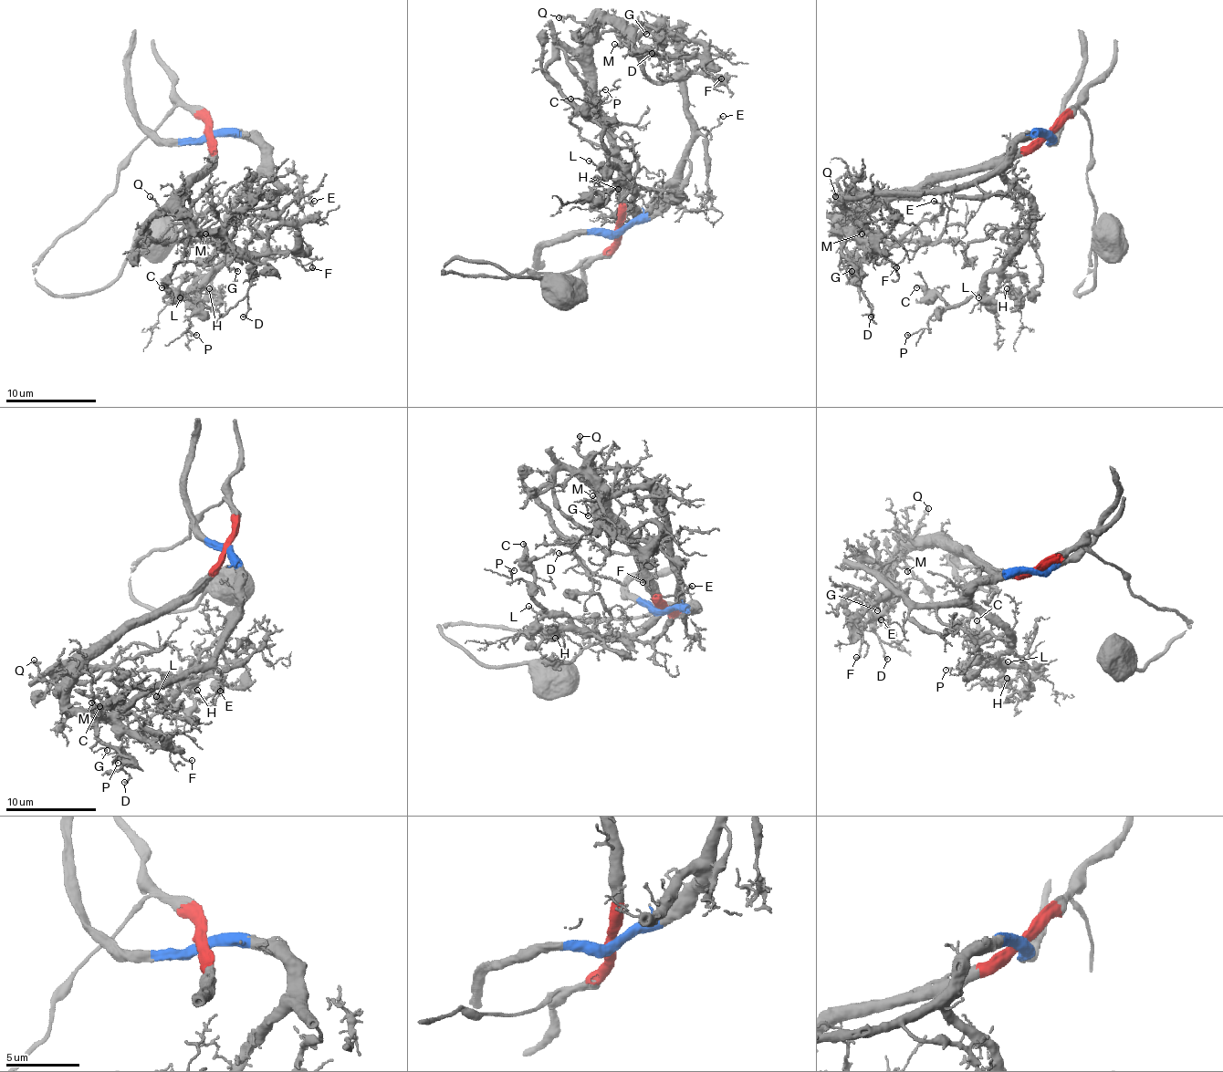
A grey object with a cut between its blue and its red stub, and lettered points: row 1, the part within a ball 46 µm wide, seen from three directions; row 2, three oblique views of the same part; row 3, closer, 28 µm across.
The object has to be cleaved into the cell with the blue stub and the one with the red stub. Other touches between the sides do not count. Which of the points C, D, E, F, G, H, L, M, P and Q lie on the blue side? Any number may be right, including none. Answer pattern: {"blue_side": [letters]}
{"blue_side": ["C", "E", "H", "L", "P"]}

